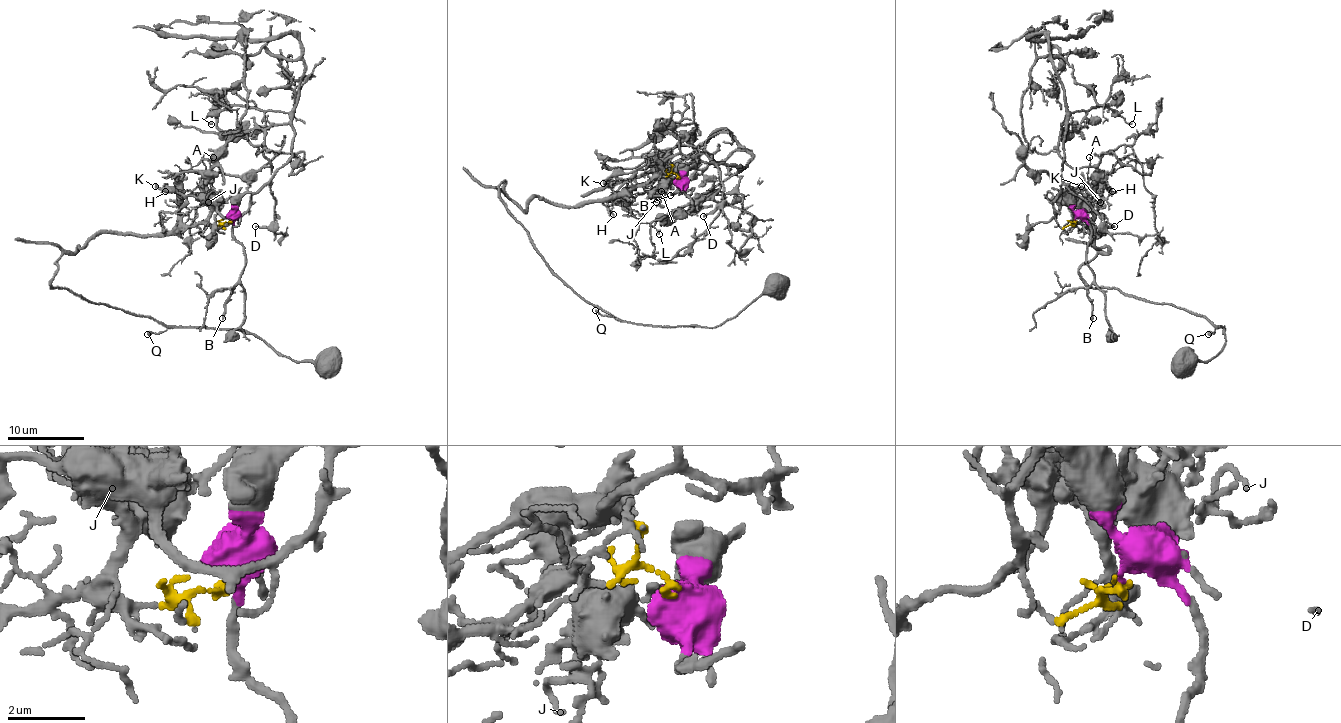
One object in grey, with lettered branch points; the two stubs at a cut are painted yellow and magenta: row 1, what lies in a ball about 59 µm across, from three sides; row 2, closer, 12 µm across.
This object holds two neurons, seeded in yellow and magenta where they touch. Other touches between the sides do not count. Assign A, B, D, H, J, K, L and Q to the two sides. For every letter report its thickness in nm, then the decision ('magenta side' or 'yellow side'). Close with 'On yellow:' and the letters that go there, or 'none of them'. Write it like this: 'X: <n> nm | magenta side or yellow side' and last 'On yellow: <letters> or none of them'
A: 120 nm | yellow side
B: 200 nm | magenta side
D: 150 nm | magenta side
H: 160 nm | yellow side
J: 100 nm | yellow side
K: 170 nm | magenta side
L: 170 nm | magenta side
Q: 240 nm | yellow side
On yellow: A, H, J, Q

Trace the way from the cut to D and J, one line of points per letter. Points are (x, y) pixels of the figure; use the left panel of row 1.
D: (232, 221), (234, 205), (245, 194), (259, 192), (266, 184), (274, 199), (274, 219), (268, 226), (255, 226)
J: (230, 221), (212, 224), (208, 221), (212, 207), (208, 197), (205, 199), (208, 201)

